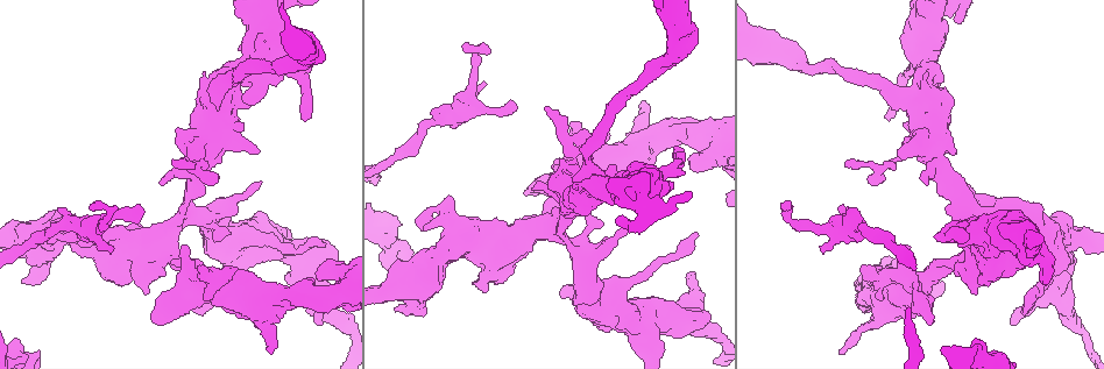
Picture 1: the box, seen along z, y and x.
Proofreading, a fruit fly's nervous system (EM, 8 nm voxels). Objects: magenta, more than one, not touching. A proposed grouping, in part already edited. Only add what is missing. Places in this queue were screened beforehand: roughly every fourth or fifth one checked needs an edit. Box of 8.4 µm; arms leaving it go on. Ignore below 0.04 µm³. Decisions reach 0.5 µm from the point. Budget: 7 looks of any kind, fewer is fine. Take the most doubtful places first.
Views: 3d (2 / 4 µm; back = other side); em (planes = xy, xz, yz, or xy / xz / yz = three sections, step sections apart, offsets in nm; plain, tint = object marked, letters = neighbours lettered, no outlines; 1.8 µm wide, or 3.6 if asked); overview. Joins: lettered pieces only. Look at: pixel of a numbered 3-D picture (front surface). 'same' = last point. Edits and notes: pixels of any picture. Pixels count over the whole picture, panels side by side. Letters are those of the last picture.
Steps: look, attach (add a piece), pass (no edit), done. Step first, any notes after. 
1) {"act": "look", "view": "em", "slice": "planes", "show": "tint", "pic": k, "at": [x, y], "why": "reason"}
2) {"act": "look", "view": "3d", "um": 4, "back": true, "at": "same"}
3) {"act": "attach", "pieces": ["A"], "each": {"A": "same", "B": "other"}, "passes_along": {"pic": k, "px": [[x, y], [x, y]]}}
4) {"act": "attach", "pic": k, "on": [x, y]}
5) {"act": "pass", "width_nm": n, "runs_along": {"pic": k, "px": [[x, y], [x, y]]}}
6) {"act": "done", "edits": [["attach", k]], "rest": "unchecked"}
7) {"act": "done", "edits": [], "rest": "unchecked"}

{"act": "look", "view": "3d", "um": 4, "back": true, "pic": 1, "at": [91, 206], "why": "an open end"}

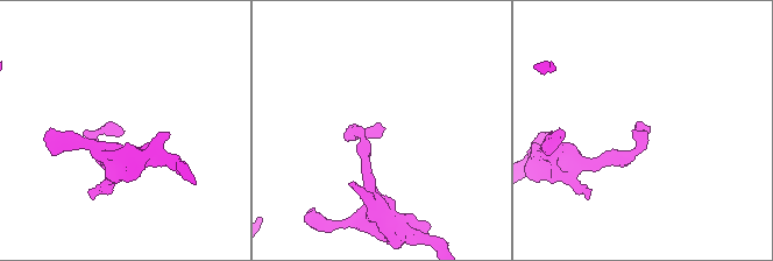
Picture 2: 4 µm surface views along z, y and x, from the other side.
{"act": "look", "view": "em", "slice": "planes", "show": "letters", "pic": 2, "at": [646, 129], "why": "need the tissue"}

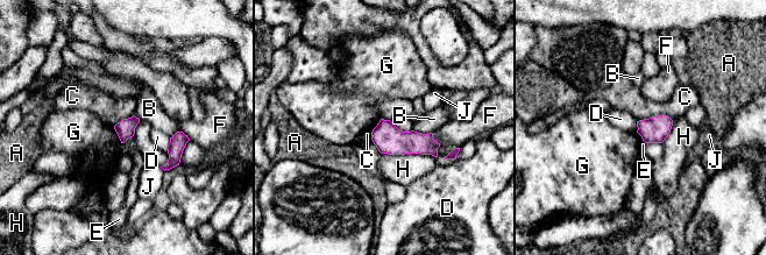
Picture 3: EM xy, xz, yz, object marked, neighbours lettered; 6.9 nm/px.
{"act": "pass", "longest_contact_nm": ["H", 380], "each": {"A": "other", "B": "other", "C": "other", "D": "other", "E": "other", "F": "other", "G": "other", "H": "other", "J": "other"}, "border": {"pic": 3, "px": [[113, 127], [121, 143]]}, "found": "no lettered piece goes on from it"}

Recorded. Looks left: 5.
{"act": "look", "view": "3d", "um": 4, "pic": 1, "at": [1022, 313], "why": "free end"}

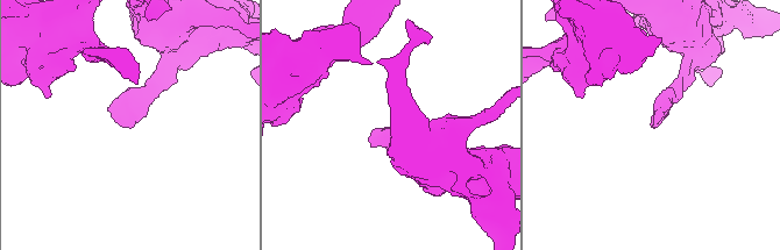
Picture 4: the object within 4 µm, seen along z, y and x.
{"act": "look", "view": "em", "slice": "xz", "step": 16, "show": "letters", "pic": 4, "at": [384, 129], "why": "shape alone is not enough"}

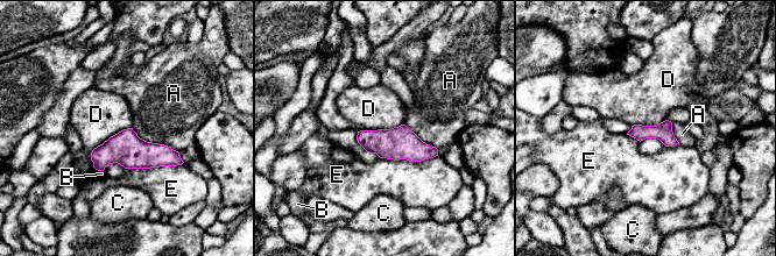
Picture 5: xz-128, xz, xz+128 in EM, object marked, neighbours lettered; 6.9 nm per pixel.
{"act": "pass", "each": {"A": "other", "B": "other", "C": "other", "D": "other", "E": "other"}, "border": {"pic": 5, "px": [[131, 127], [92, 150], [93, 168]]}, "found": "no lettered piece goes on from it"}

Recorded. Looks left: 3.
{"act": "look", "view": "3d", "um": 2, "pic": 1, "at": [682, 324], "why": "branch point"}

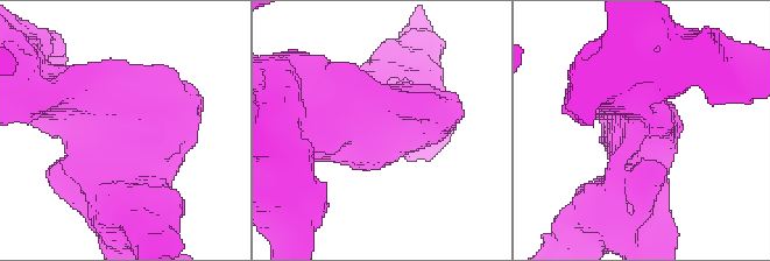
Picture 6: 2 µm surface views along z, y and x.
{"act": "look", "view": "em", "slice": "planes", "show": "letters", "pic": 6, "at": [124, 168], "why": "shape alone is not enough"}

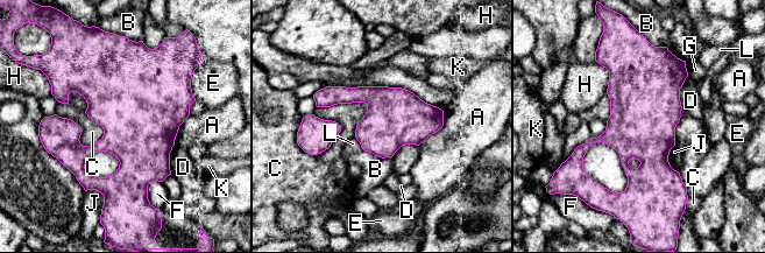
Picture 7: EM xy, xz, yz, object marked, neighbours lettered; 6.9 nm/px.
{"act": "pass", "each": {"A": "other", "B": "other", "C": "other", "D": "other", "E": "other", "F": "other", "G": "other", "H": "other", "J": "other", "K": "other", "L": "other"}, "found": "no lettered piece goes on from it"}

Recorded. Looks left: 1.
{"act": "done", "edits": [], "rest": "unchecked"}

